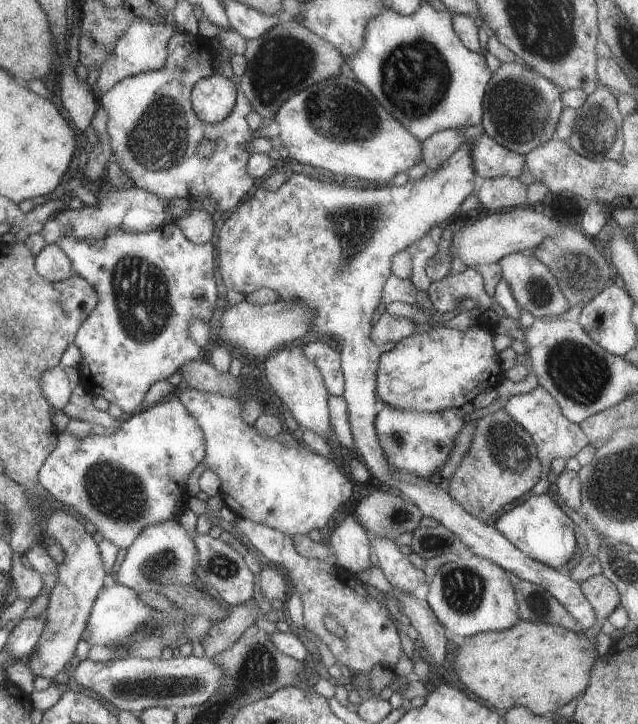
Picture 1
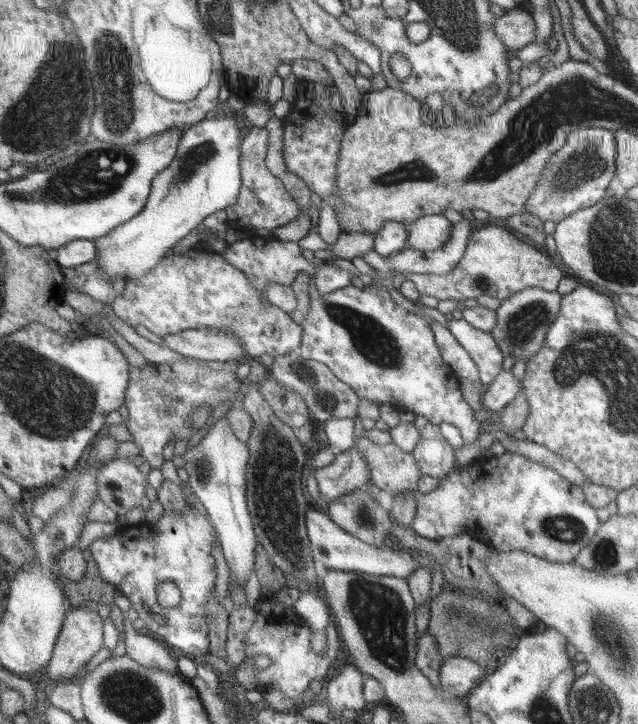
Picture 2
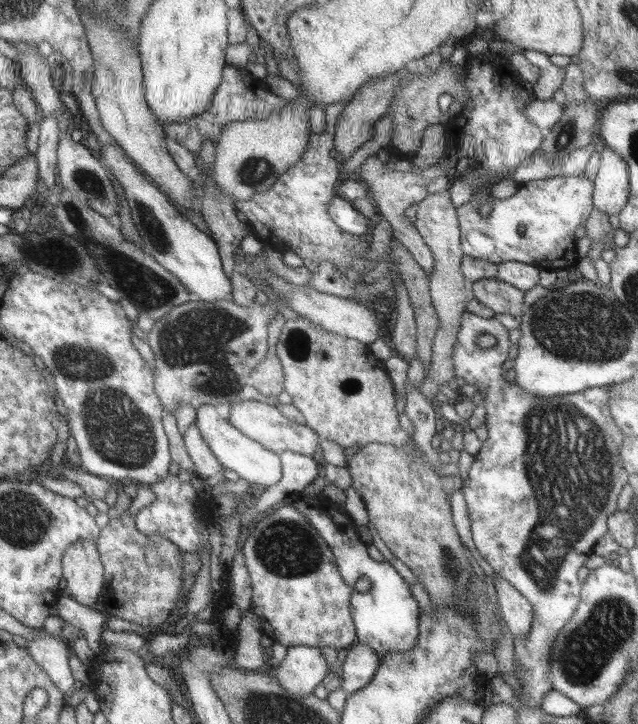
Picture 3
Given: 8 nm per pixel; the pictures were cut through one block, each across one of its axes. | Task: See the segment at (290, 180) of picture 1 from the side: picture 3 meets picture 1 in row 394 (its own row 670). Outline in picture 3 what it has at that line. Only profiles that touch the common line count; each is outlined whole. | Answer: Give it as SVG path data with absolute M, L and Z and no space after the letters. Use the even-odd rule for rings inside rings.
M353 644L351 648L347 648L347 656L341 662L341 690L351 696L355 692L359 692L361 688L365 688L375 670L379 668L379 658L373 652L373 648L367 648L367 644Z

